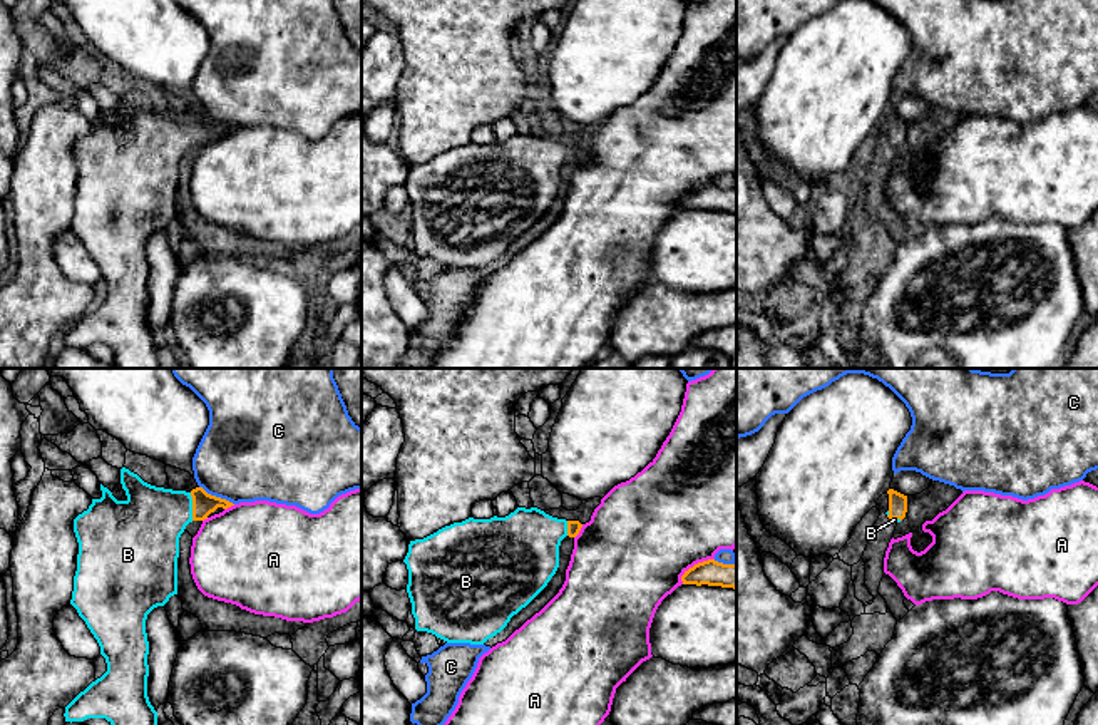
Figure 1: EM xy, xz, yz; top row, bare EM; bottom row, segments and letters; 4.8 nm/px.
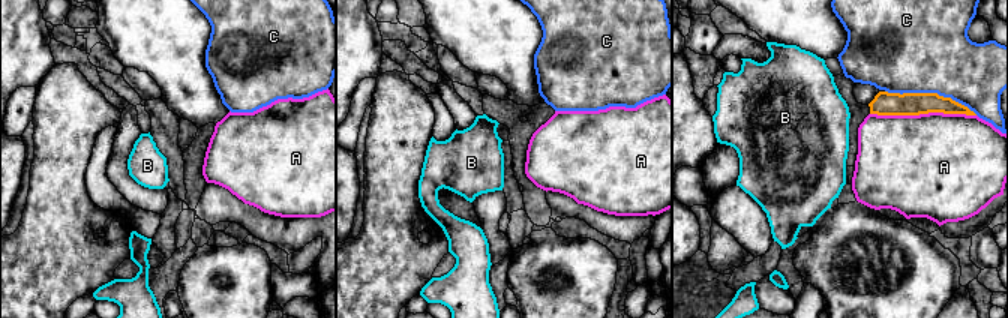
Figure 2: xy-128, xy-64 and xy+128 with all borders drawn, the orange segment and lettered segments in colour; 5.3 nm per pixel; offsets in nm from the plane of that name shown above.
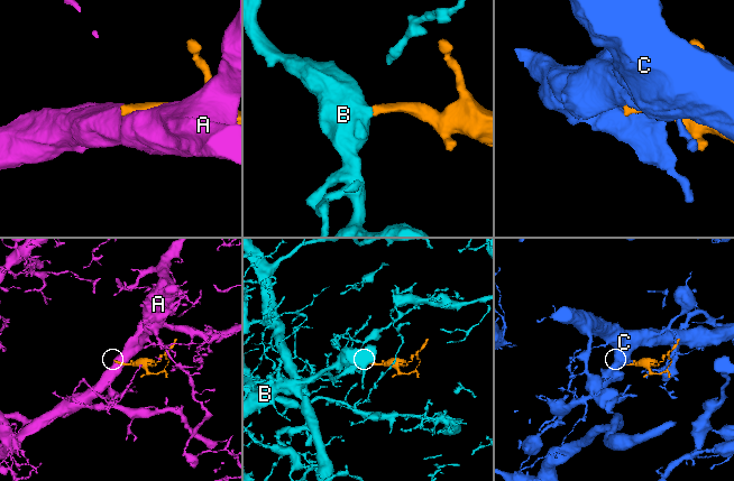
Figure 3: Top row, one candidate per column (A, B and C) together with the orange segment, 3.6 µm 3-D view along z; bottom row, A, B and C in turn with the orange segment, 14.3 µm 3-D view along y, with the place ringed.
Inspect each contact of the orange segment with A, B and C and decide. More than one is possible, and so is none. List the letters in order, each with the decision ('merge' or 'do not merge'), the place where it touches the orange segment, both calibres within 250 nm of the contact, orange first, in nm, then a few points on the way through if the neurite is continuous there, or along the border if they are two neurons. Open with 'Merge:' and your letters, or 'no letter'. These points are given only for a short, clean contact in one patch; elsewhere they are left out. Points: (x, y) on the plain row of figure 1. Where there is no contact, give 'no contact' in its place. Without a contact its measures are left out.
Merge: B
A: do not merge; contact xz (695, 190); calibres 120 and 500 nm
B: merge; contact xy (193, 131); calibres 110 and 340 nm
C: do not merge; contact xy (215, 121); calibres 110 and 440 nm

